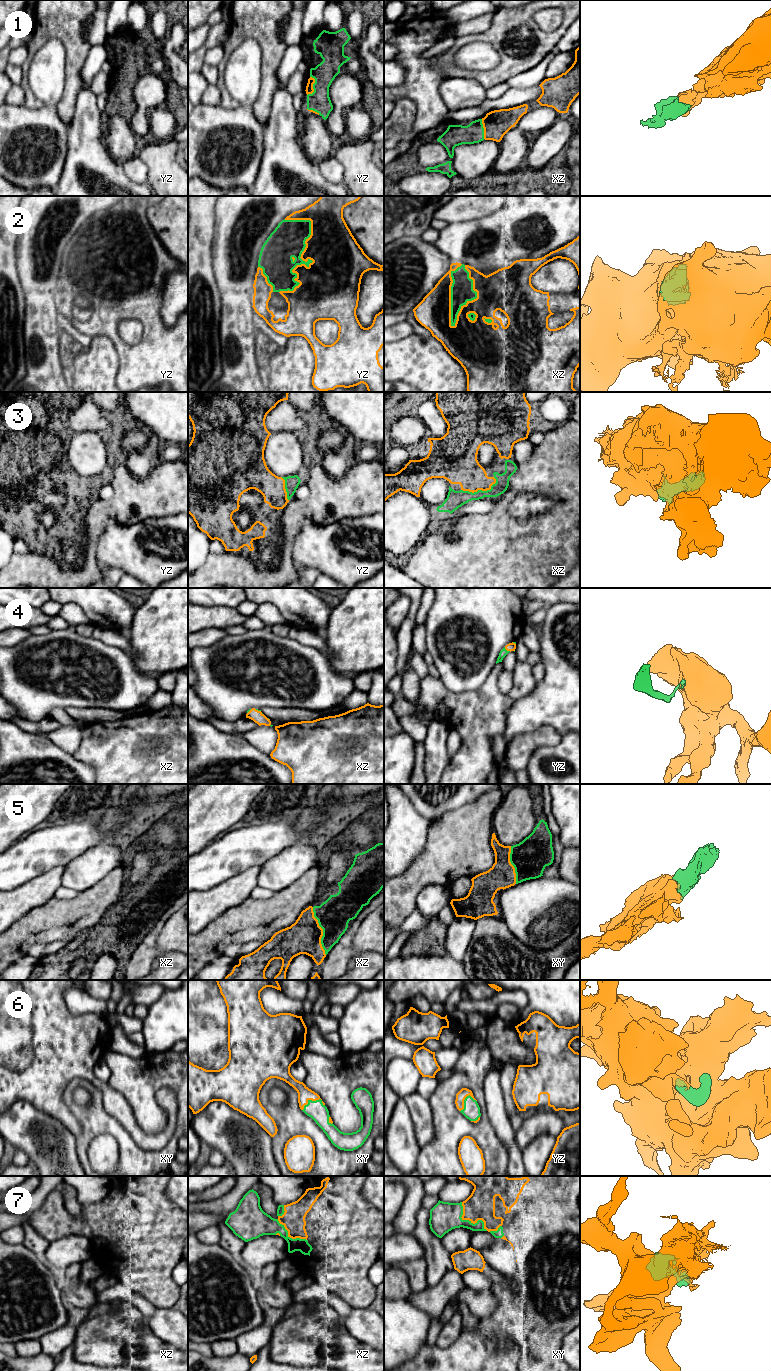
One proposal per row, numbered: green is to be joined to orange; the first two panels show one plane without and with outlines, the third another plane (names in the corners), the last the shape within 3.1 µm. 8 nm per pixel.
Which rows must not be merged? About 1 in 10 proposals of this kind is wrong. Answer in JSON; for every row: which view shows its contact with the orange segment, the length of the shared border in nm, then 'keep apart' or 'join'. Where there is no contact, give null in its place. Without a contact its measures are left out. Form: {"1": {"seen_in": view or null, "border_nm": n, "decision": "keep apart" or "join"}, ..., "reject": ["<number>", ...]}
{"1": {"seen_in": "yz", "border_nm": 160, "decision": "join"}, "2": {"seen_in": "xz", "border_nm": 500, "decision": "join"}, "3": {"seen_in": "xz", "border_nm": 300, "decision": "join"}, "4": {"seen_in": "yz", "border_nm": 70, "decision": "join"}, "5": {"seen_in": "xz", "border_nm": 400, "decision": "join"}, "6": {"seen_in": "xy", "border_nm": 190, "decision": "join"}, "7": {"seen_in": "xy", "border_nm": 320, "decision": "join"}, "reject": []}

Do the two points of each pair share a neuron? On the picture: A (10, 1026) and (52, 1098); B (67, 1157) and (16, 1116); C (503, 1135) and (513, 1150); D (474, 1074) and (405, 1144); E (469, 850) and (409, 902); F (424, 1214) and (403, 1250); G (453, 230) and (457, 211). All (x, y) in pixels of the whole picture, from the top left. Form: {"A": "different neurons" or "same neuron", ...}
{"A": "same neuron", "B": "same neuron", "C": "same neuron", "D": "different neurons", "E": "same neuron", "F": "different neurons", "G": "different neurons"}

